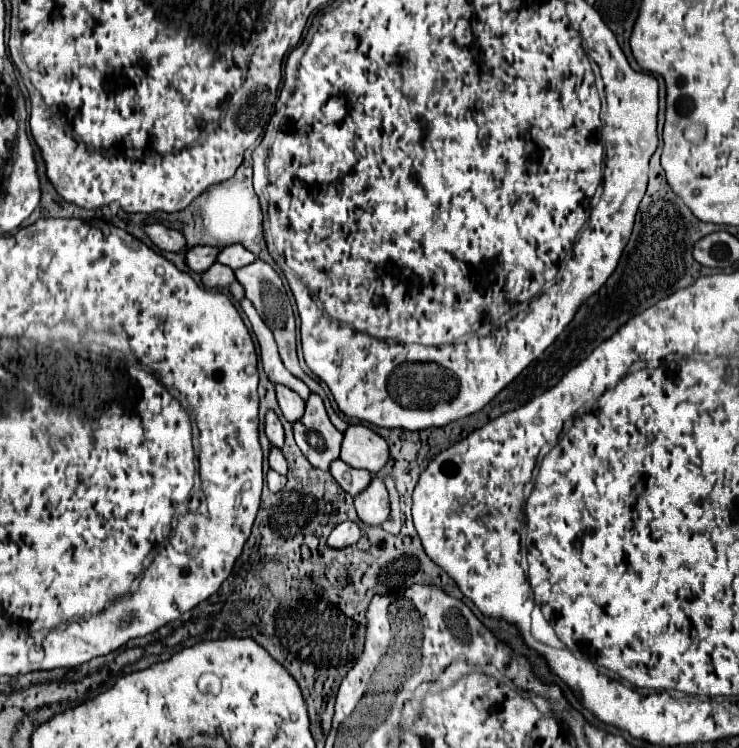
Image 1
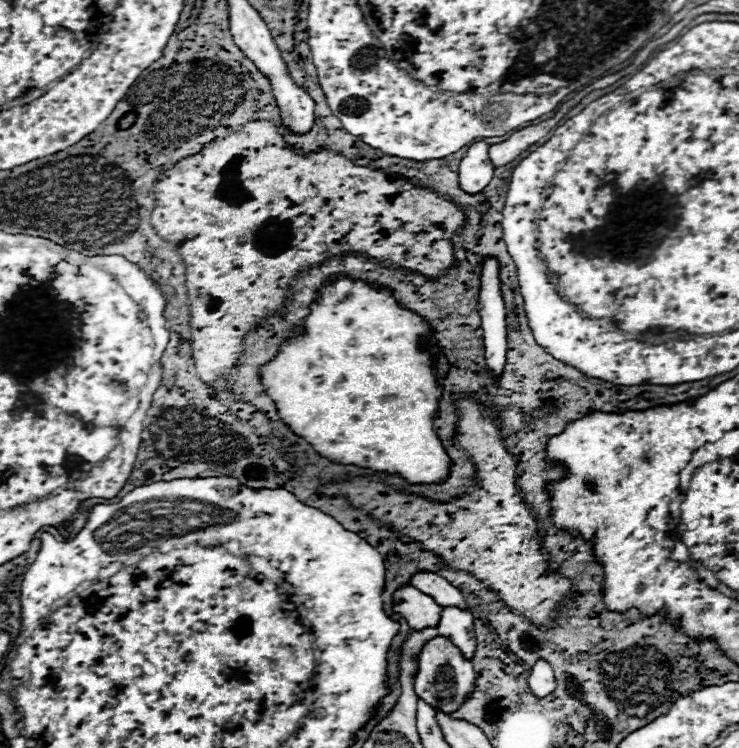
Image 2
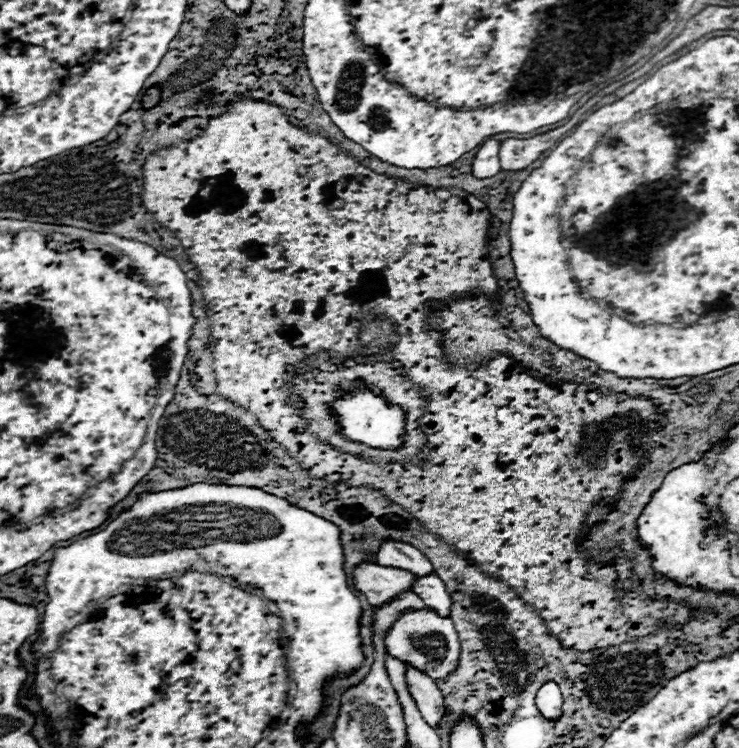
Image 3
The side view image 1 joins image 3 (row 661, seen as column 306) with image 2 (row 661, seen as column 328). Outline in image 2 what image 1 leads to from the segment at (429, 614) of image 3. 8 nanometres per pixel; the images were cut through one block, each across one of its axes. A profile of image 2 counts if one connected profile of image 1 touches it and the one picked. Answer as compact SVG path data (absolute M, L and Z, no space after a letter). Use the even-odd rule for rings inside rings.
M438 636L438 638L430 640L420 654L414 688L416 688L418 698L422 698L432 708L438 708L446 714L454 714L466 702L466 698L474 692L476 676L474 676L472 664L462 658L460 650L448 638Z

